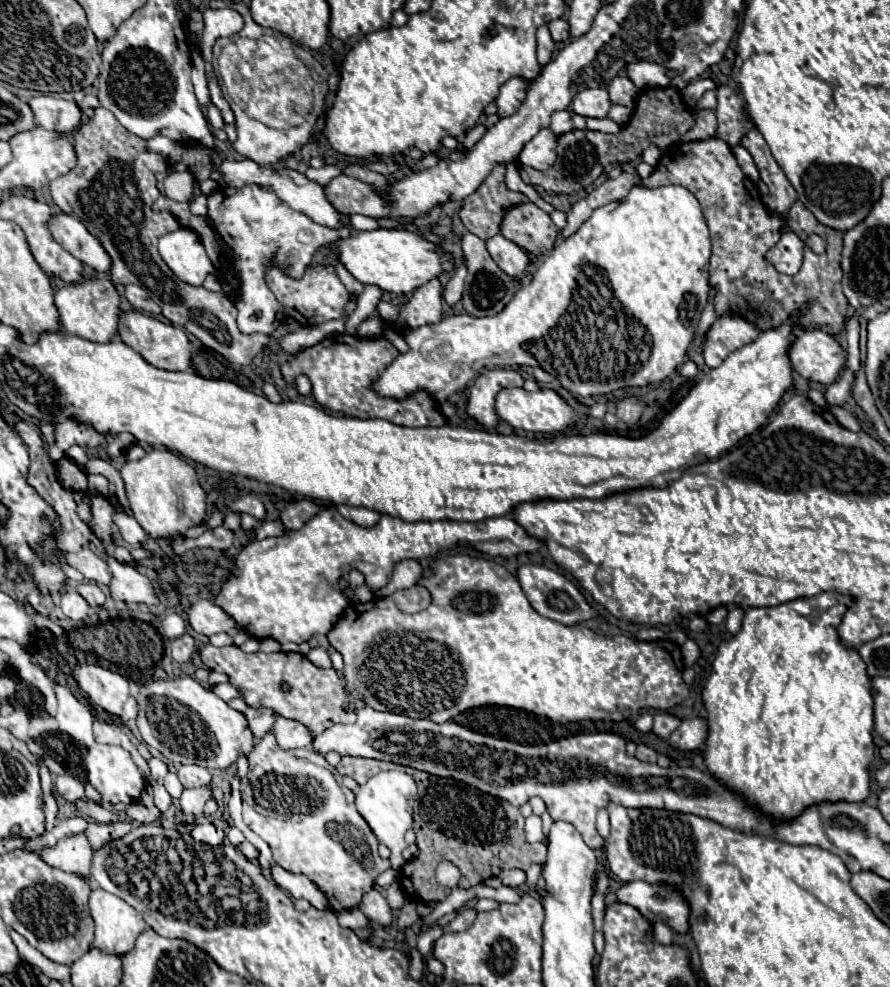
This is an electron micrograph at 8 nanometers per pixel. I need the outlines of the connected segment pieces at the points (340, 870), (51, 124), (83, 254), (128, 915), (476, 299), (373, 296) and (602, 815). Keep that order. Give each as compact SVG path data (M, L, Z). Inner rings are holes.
M272 734L254 744L248 762L248 780L262 812L246 824L268 842L276 864L308 876L326 894L334 912L358 906L376 876L392 866L378 856L378 840L358 814L354 794L336 782L324 758L310 760L302 750L280 750Z
M50 96L30 98L30 108L34 112L38 126L46 130L56 130L60 134L72 132L80 124L80 116L82 116L76 102L50 98Z
M54 214L48 220L48 230L52 238L66 248L74 258L92 266L98 272L110 270L110 256L102 248L102 244L86 230L86 226L70 214Z
M98 888L92 890L90 894L90 914L94 918L96 930L94 930L94 942L90 948L96 948L104 954L116 954L116 956L124 956L126 952L130 952L134 948L136 938L148 928L142 914L136 912L130 904L126 904L122 898Z
M466 232L462 236L462 250L464 250L464 258L466 258L466 266L468 266L468 276L466 276L466 284L464 284L464 294L462 294L462 306L470 316L476 318L484 318L484 316L496 316L498 312L502 312L506 308L506 304L514 298L516 294L516 282L506 276L490 258L484 240L480 240L478 236Z
M366 286L366 288L364 288L362 296L356 300L356 310L354 310L354 312L348 316L348 320L346 320L346 334L356 336L358 326L360 326L366 318L370 318L370 316L376 314L376 306L378 306L380 298L382 298L382 290L380 290L380 288L374 288L374 286Z
M602 808L598 812L598 818L596 818L596 828L598 828L598 834L602 838L608 838L608 832L610 832L610 822L608 822L608 810Z

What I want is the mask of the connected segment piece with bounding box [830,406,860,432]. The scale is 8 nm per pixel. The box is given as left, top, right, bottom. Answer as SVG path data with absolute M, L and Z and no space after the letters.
M832 406L832 408L830 408L830 412L836 416L836 420L838 420L844 428L848 428L848 430L852 430L852 432L858 432L858 430L860 430L860 426L858 426L856 418L854 418L848 410L844 410L842 406Z

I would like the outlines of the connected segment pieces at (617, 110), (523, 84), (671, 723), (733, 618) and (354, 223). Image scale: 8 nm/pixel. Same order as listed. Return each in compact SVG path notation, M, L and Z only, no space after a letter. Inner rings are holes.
M612 106L610 112L608 112L608 118L612 118L614 122L618 122L620 126L626 124L630 120L630 116L632 116L632 110L626 108L626 106Z
M510 78L508 82L504 82L500 88L500 94L496 98L498 114L500 116L514 114L520 108L522 100L526 98L528 86L530 86L530 80L526 80L526 78Z
M656 712L656 714L654 714L652 732L658 734L658 736L662 736L662 738L668 738L668 736L678 728L680 722L682 722L680 718L676 718L676 716L668 714L668 712Z
M732 608L732 610L728 612L726 628L728 628L730 634L738 632L738 628L740 628L740 624L742 624L742 618L744 618L744 610L742 610L742 608Z
M350 216L350 226L354 230L376 230L378 222L368 216Z

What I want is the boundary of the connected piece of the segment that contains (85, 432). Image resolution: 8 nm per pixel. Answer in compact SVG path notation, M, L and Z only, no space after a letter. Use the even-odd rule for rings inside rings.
M58 424L56 432L56 444L50 446L46 452L50 460L60 460L64 456L64 450L80 444L80 446L98 446L106 440L106 436L98 436L98 432L90 432L90 428L82 428L82 424Z

